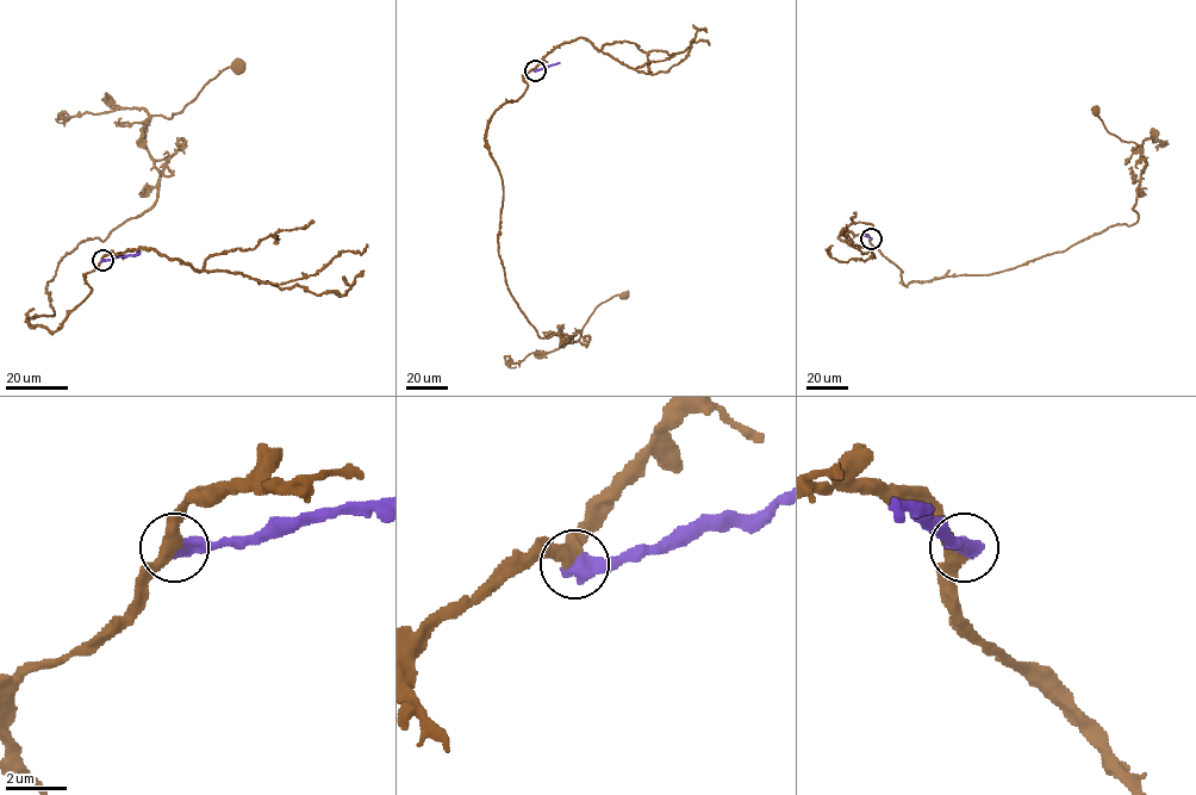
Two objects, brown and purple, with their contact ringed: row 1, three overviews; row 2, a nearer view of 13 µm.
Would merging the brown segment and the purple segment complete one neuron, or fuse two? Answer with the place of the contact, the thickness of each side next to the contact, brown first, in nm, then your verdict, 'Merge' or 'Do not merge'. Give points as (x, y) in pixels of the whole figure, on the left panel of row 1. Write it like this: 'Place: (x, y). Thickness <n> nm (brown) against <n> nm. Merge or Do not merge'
Place: (103, 260). Thickness 400 nm (brown) against 600 nm. Do not merge

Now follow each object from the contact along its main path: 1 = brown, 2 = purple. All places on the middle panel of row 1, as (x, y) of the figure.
1: (534, 70), (485, 137), (502, 178), (508, 290), (540, 337), (571, 336), (564, 346), (599, 304), (624, 296)
2: (535, 70), (559, 62)

